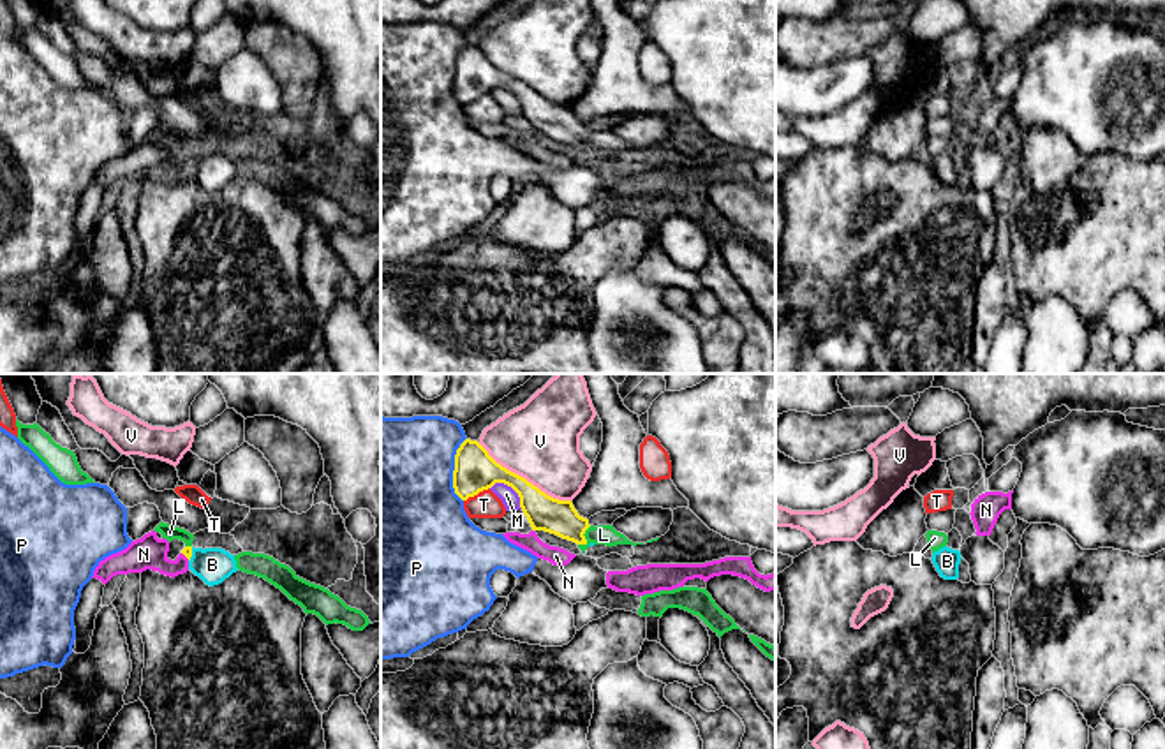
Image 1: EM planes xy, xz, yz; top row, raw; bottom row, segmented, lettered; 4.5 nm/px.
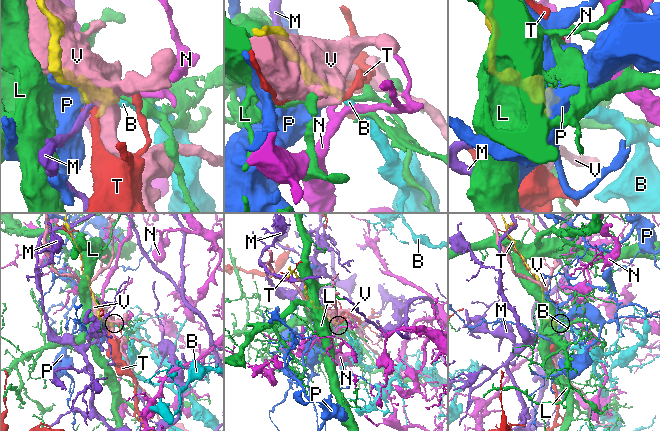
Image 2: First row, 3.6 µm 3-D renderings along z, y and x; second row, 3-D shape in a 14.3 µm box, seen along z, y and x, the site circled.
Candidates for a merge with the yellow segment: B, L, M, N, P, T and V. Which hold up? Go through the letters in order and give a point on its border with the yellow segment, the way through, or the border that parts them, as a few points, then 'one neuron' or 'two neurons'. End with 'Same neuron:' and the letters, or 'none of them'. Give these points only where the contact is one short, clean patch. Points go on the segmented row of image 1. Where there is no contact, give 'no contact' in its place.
B: meets yellow in xy at (191, 554); runs through xy (187, 550), (191, 554), (201, 563), (212, 564); one neuron
L: meets yellow in xz at (584, 538); two neurons
M: meets yellow in xz at (512, 487); border along xz (490, 487), (506, 483), (517, 494), (522, 508); two neurons
N: meets yellow in xy at (185, 556); border along xy (182, 552), (189, 559); two neurons
P: meets yellow in xz at (455, 469); two neurons
T: meets yellow in xz at (476, 494); two neurons
V: meets yellow in xz at (524, 478); two neurons
Same neuron: B

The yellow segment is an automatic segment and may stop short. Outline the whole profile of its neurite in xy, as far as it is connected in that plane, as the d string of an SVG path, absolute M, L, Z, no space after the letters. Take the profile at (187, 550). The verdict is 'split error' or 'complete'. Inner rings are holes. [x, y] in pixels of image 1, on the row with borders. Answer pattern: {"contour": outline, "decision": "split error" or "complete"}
{"contour": "M185 546L182 553L189 559L189 569L210 587L238 571L234 555L222 548Z", "decision": "split error"}

